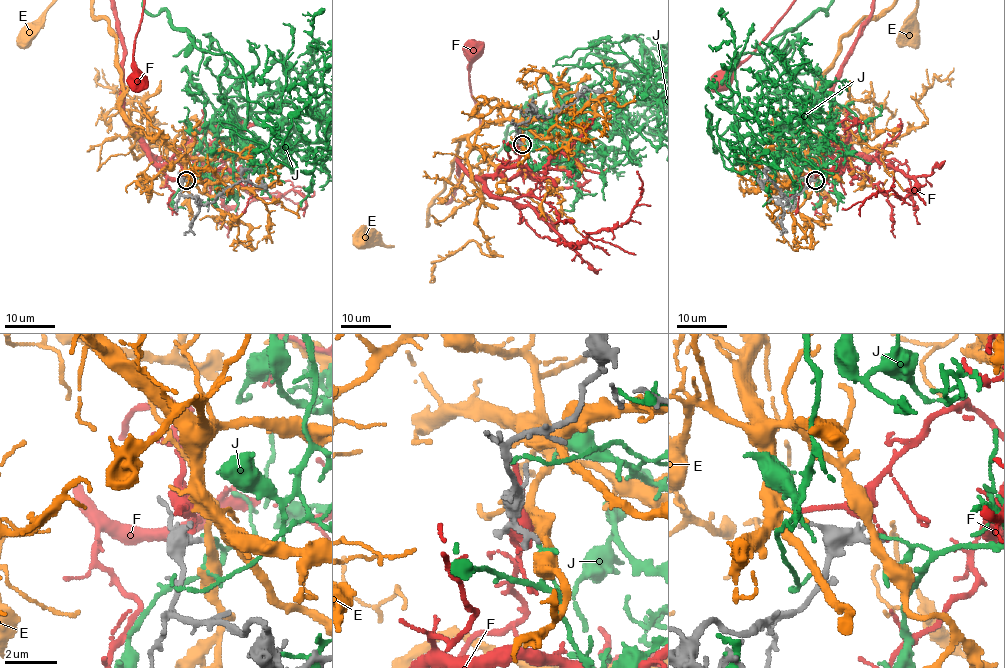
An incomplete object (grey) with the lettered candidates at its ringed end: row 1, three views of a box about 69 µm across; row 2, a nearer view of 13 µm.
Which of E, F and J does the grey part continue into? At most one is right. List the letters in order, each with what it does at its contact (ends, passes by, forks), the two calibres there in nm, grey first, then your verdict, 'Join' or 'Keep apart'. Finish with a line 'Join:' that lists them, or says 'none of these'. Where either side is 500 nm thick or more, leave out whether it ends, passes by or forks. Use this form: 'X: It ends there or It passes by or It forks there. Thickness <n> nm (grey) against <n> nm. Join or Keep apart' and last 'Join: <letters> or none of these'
E: It passes by. Thickness 280 nm (grey) against 280 nm. Keep apart
F: It ends there. Thickness 280 nm (grey) against 150 nm. Keep apart
J: It ends there. Thickness 280 nm (grey) against 120 nm. Keep apart
Join: none of these

